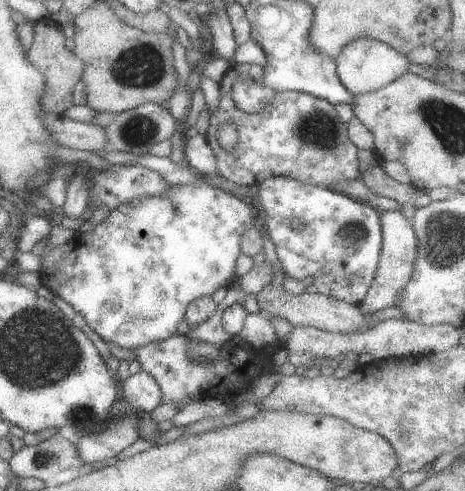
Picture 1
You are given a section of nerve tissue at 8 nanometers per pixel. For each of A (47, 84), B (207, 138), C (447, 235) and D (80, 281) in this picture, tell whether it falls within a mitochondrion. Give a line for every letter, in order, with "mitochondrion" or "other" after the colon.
A: other
B: other
C: mitochondrion
D: other

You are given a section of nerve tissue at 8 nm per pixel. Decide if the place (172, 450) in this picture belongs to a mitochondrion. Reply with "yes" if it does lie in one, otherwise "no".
no

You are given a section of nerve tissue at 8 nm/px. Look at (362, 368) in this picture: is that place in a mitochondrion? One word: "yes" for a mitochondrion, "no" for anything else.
no

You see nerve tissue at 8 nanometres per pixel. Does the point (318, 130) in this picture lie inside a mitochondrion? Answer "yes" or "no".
yes

